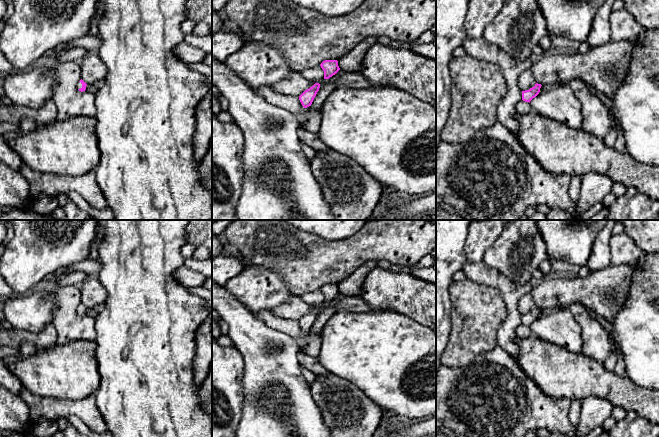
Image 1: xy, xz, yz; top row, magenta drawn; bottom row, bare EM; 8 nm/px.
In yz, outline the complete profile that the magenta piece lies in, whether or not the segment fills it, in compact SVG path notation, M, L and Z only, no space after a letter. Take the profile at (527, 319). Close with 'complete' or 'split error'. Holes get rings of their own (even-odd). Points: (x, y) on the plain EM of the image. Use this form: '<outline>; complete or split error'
M536 307L535 310L529 314L522 315L522 324L530 327L530 325L539 318L541 310L541 308Z; complete

